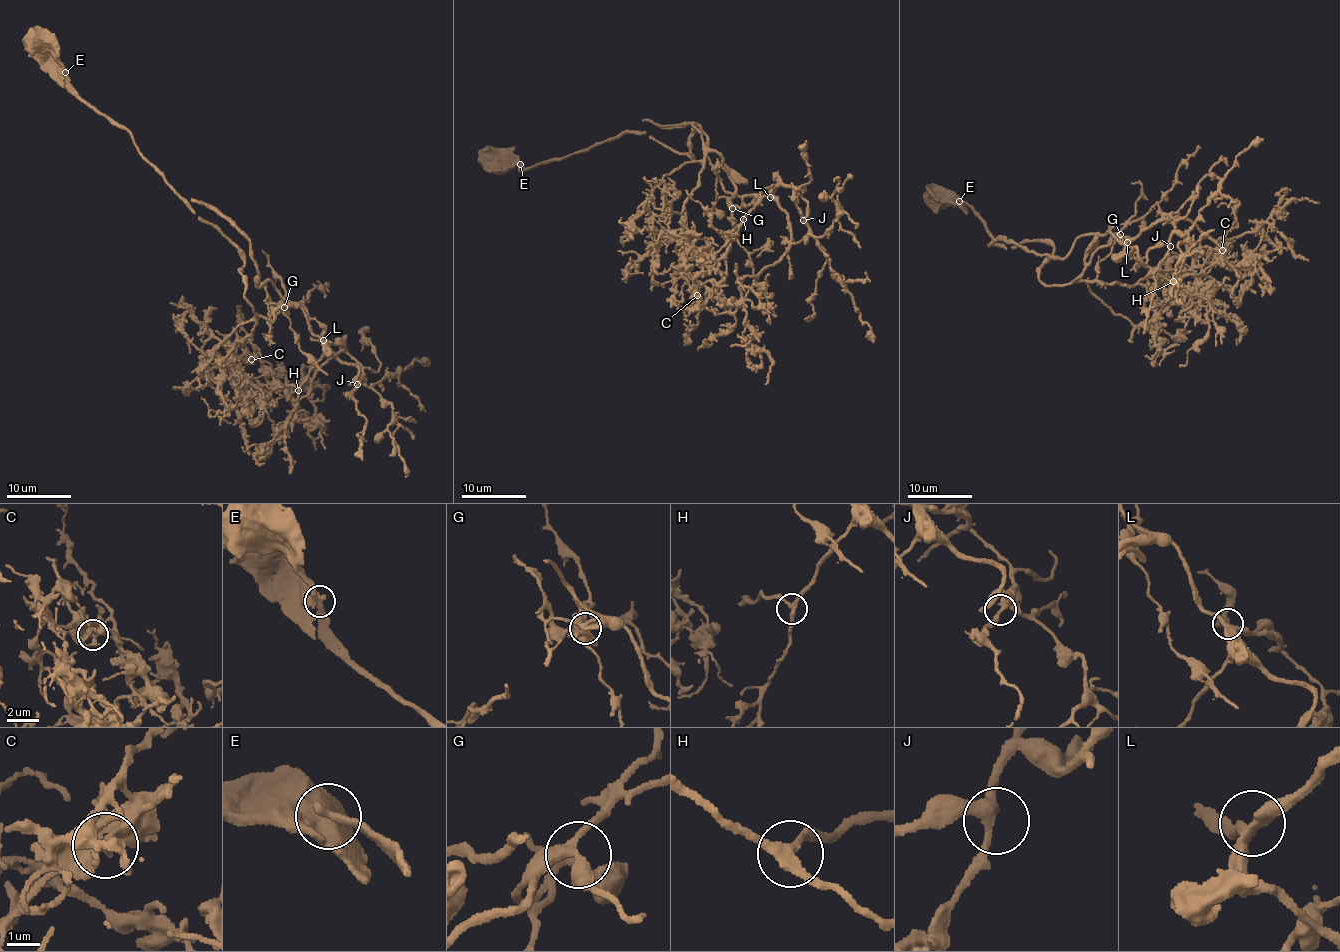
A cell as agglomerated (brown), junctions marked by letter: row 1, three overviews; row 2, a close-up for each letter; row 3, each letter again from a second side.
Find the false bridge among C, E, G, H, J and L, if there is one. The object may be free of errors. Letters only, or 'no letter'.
C

